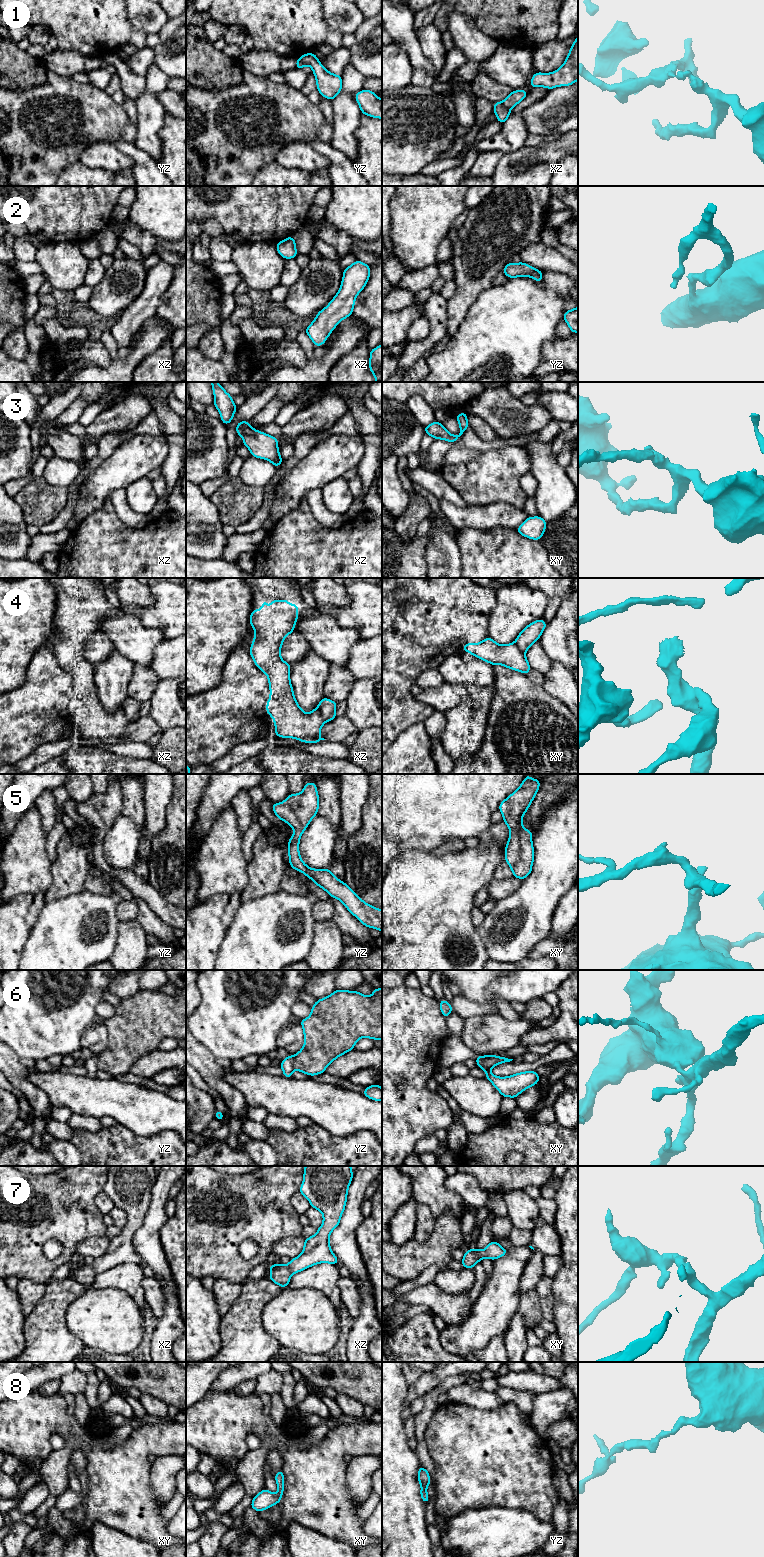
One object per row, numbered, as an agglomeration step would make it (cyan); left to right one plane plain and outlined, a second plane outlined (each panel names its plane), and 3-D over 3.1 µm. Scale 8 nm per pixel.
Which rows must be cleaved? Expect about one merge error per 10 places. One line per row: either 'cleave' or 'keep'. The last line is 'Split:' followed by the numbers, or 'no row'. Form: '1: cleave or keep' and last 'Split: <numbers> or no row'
1: cleave
2: keep
3: keep
4: cleave
5: keep
6: cleave
7: keep
8: keep
Split: 1, 4, 6

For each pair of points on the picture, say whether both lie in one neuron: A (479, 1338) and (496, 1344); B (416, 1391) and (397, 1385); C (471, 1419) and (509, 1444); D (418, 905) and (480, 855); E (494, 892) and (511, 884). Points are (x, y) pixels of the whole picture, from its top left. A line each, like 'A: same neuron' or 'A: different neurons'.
A: different neurons
B: different neurons
C: same neuron
D: same neuron
E: same neuron

